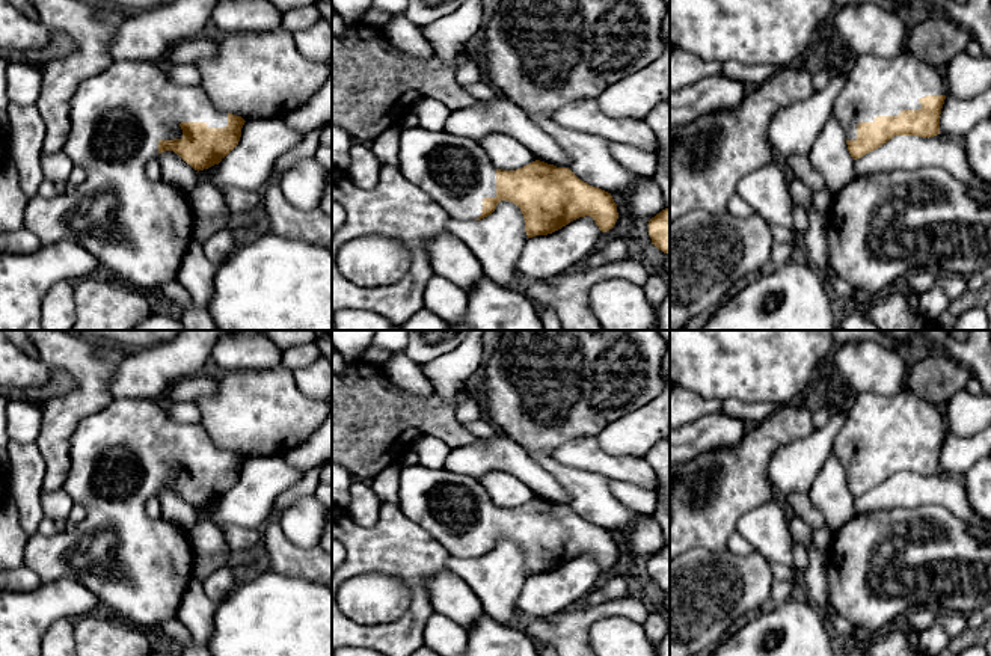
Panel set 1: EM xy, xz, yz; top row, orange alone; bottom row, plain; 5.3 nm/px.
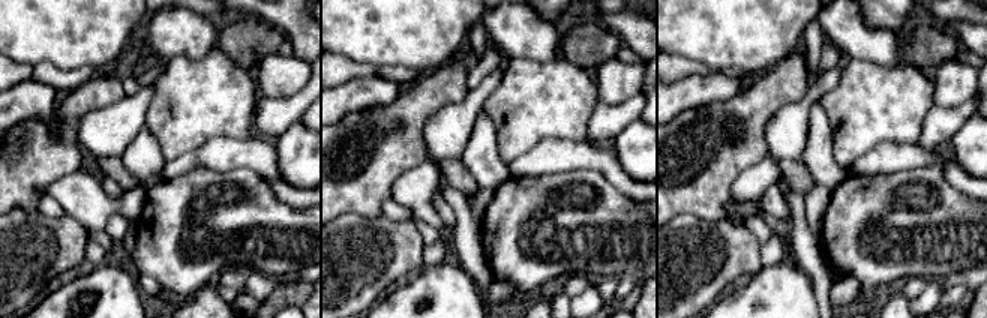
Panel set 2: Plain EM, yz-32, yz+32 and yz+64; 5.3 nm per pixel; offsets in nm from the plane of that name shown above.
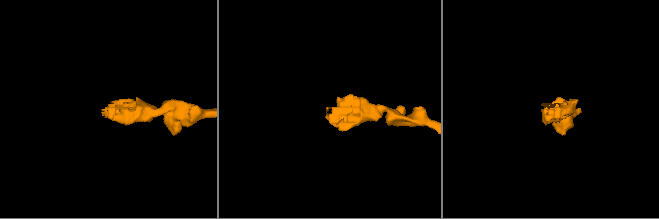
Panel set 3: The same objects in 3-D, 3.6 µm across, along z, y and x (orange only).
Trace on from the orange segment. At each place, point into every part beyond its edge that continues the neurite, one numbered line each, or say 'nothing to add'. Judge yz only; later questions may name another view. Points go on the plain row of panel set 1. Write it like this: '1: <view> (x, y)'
1: yz (877, 424)

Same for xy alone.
1: xy (139, 567)

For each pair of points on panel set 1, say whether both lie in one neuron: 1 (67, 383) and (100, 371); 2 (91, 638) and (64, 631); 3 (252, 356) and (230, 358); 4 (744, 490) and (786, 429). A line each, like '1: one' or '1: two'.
1: two
2: two
3: one
4: one

